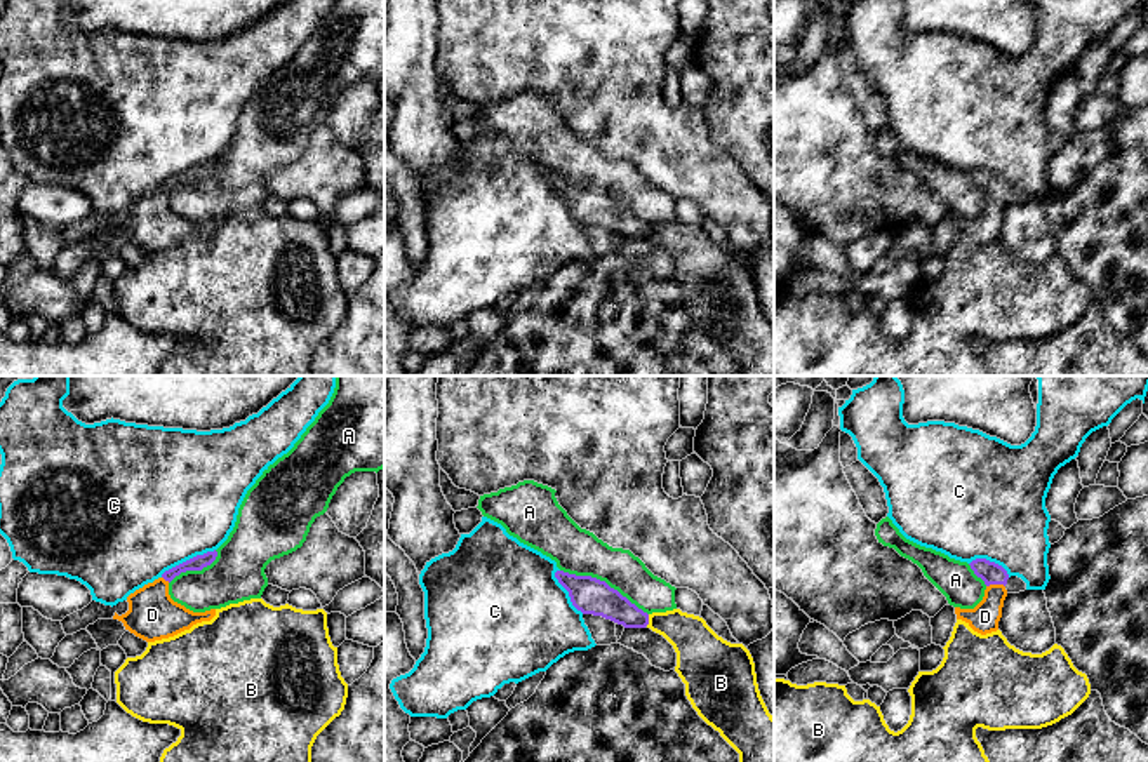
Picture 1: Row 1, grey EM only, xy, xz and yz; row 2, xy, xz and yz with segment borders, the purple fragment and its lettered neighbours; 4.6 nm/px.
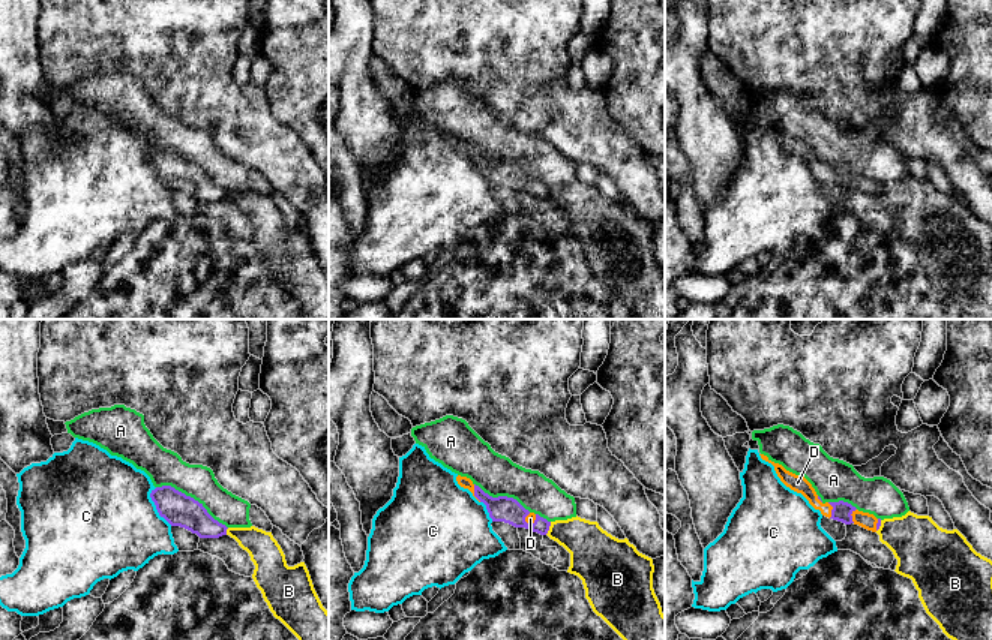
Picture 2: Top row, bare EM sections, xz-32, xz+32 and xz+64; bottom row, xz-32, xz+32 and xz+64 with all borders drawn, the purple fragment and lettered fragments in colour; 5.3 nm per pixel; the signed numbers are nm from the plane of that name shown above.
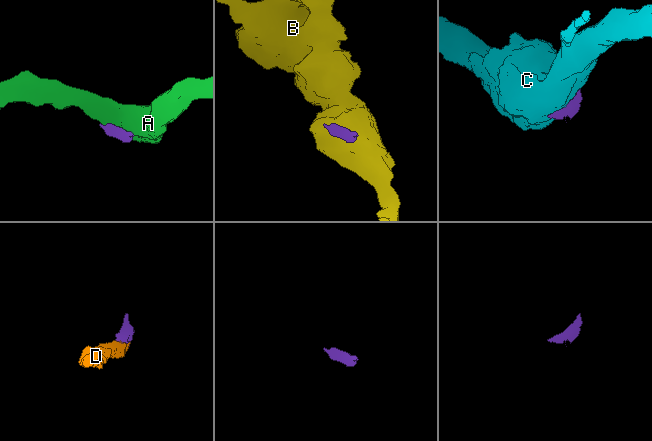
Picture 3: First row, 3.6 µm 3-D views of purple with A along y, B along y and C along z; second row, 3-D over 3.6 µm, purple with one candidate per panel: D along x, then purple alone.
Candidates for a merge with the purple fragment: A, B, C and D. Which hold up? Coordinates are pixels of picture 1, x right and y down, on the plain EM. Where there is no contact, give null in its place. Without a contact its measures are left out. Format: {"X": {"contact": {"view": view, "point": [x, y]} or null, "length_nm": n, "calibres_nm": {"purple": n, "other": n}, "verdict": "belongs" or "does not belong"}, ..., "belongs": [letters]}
{"A": {"contact": {"view": "xz", "point": [604, 192]}, "length_nm": 460, "calibres_nm": {"purple": 170, "other": 220}, "verdict": "does not belong"}, "B": {"contact": {"view": "xz", "point": [647, 230]}, "length_nm": 60, "calibres_nm": {"purple": 160, "other": 200}, "verdict": "does not belong"}, "C": {"contact": {"view": "xy", "point": [186, 171]}, "length_nm": 280, "calibres_nm": {"purple": 70, "other": 500}, "verdict": "does not belong"}, "D": {"contact": {"view": "yz", "point": [995, 193]}, "length_nm": 90, "calibres_nm": {"purple": 100, "other": 140}, "verdict": "belongs"}, "belongs": ["D"]}

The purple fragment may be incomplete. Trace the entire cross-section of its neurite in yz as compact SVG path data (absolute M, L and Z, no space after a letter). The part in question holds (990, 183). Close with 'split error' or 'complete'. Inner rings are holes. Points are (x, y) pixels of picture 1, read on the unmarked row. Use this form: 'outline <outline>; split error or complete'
outline M976 169L969 176L986 195L984 207L974 219L955 217L955 224L974 242L986 245L998 240L1009 184L1002 176L986 169Z; split error

